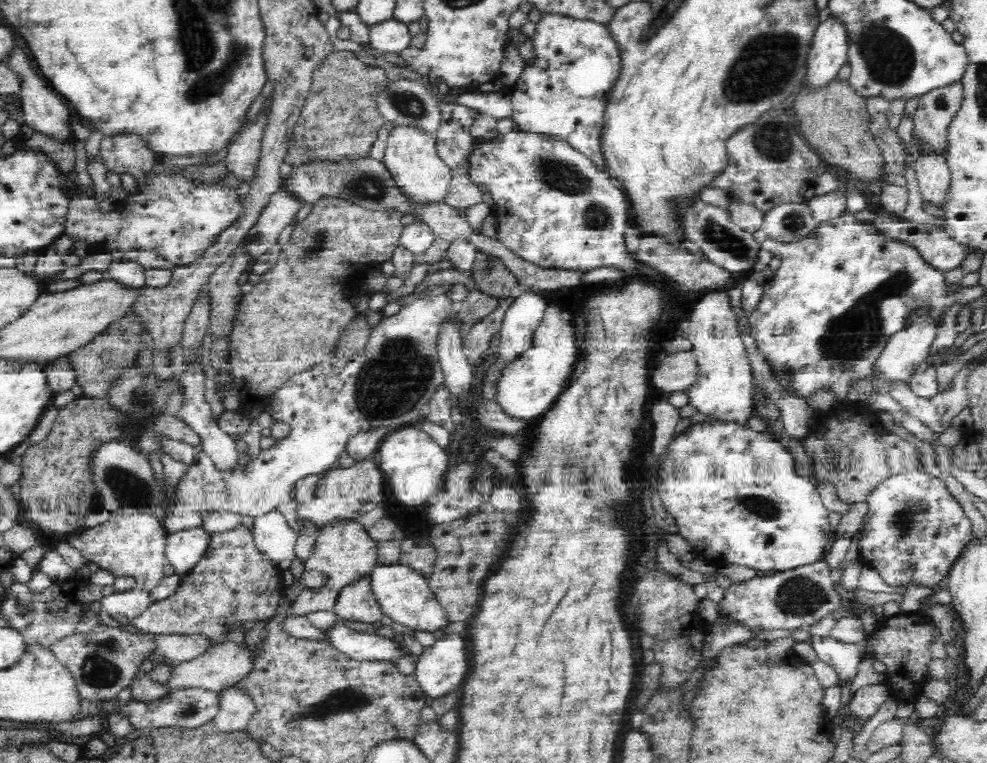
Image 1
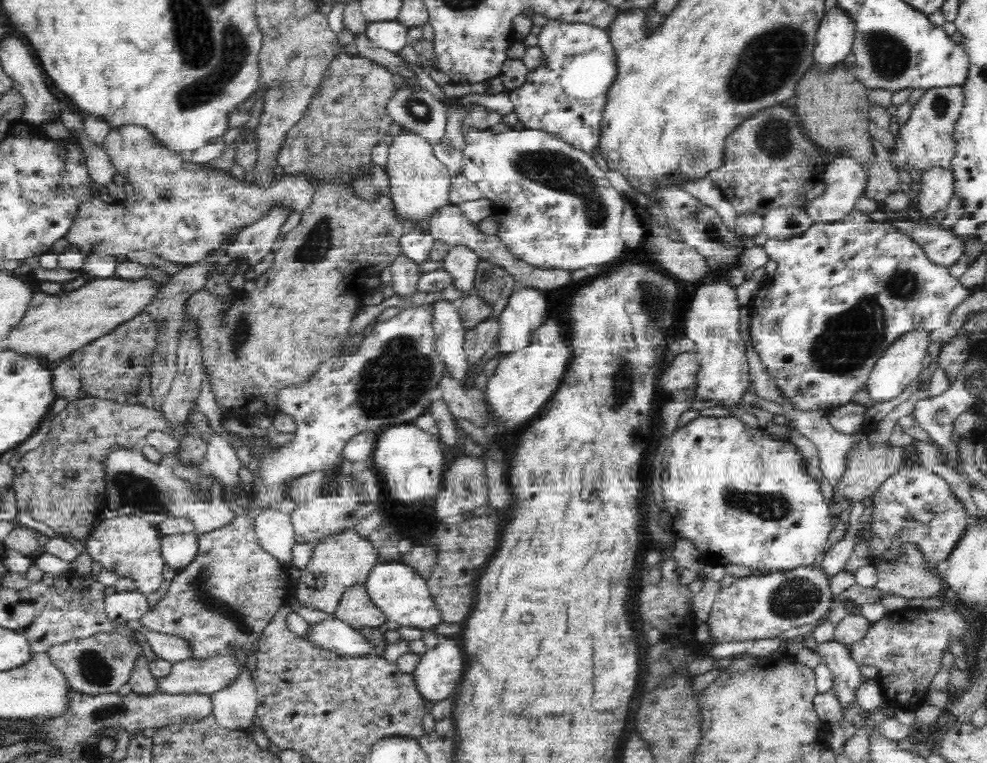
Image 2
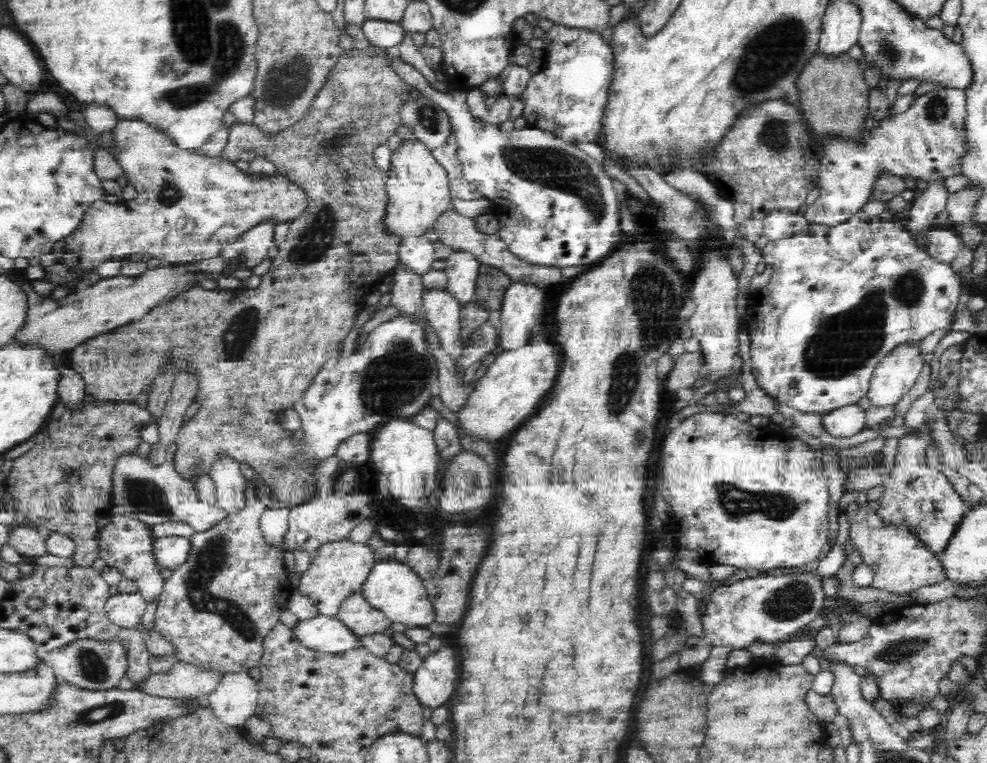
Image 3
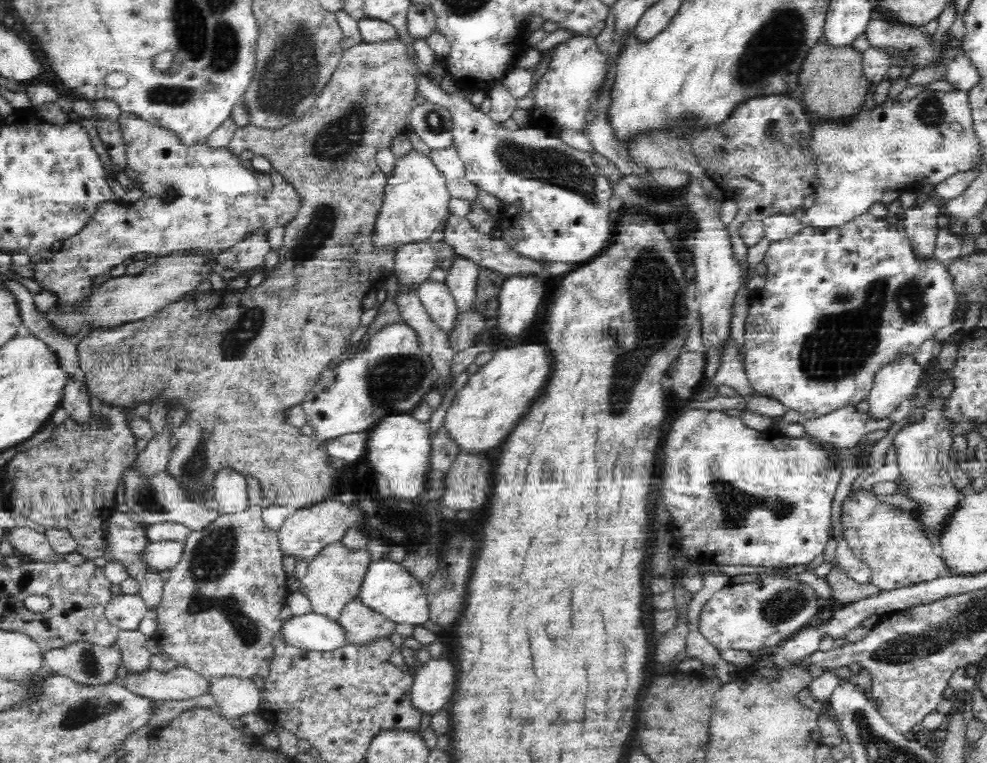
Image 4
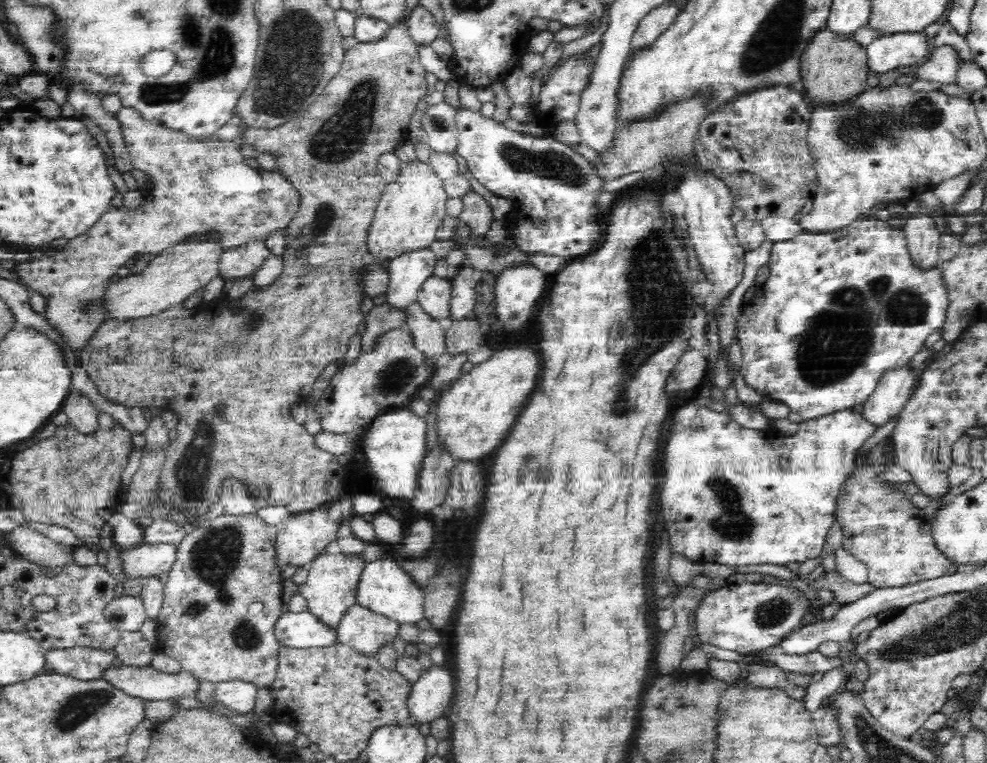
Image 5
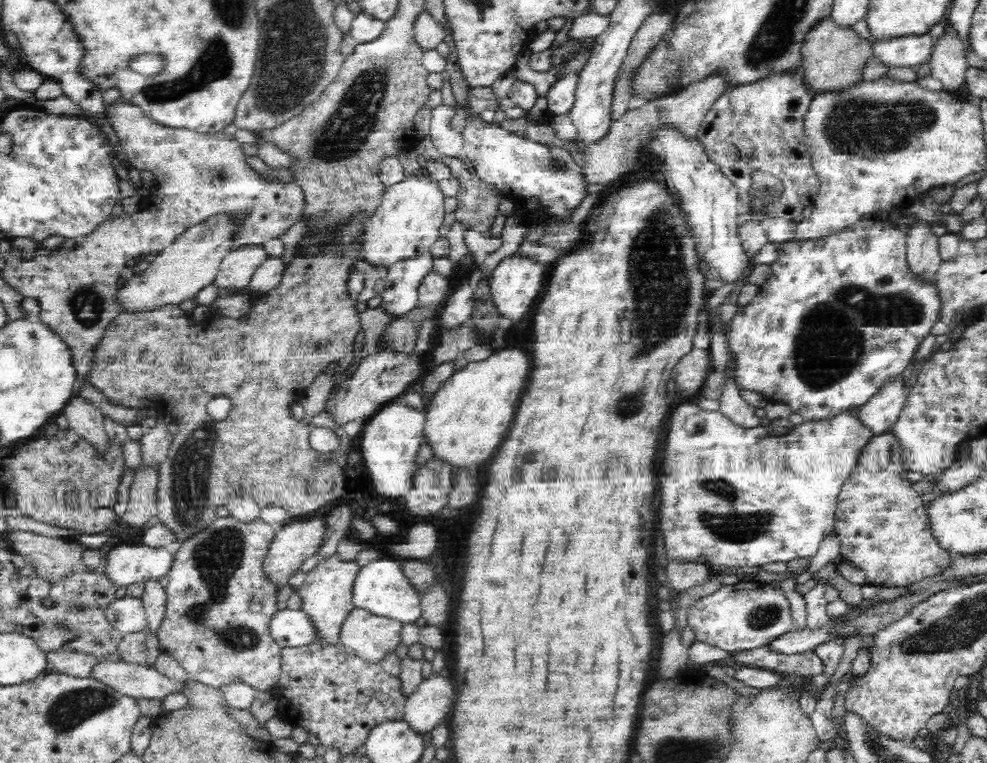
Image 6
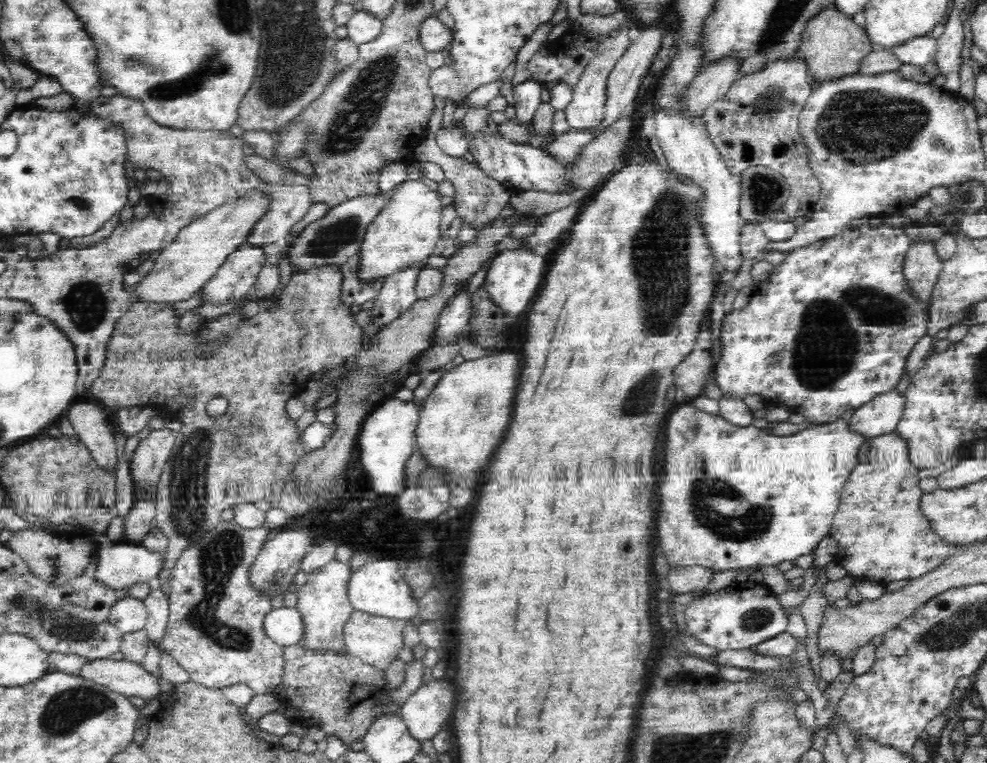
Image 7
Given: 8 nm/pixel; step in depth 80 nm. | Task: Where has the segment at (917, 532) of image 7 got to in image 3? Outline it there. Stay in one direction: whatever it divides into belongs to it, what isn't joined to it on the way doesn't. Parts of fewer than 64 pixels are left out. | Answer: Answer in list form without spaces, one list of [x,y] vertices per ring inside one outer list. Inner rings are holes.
[[[854,501],[848,504],[844,512],[850,522],[849,542],[860,548],[860,561],[869,566],[874,573],[872,588],[902,596],[946,581],[941,559],[932,556],[931,552],[928,552],[926,547],[903,526],[886,528],[879,522],[875,509],[870,509],[868,503],[862,505]]]

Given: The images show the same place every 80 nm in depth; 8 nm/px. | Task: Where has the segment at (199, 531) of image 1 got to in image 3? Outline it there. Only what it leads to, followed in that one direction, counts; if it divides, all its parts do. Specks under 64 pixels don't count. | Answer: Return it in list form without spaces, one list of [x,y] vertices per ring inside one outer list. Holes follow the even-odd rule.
[[[169,536],[155,539],[154,555],[163,568],[175,569],[182,566],[192,550],[191,537]]]

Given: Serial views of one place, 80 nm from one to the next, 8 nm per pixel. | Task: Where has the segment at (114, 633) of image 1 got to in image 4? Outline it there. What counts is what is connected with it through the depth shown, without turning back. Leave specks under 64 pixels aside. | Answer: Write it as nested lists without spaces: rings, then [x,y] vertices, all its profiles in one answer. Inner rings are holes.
[[[78,641],[67,644],[62,648],[45,652],[43,662],[54,675],[65,676],[81,686],[100,687],[115,683],[118,668],[122,666],[122,655],[115,644],[103,647],[89,642]]]

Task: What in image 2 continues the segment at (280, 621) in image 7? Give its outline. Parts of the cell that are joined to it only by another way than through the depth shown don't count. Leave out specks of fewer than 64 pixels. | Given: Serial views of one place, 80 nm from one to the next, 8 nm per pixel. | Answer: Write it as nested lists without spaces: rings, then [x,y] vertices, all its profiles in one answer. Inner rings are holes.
[[[336,618],[310,625],[305,636],[318,646],[346,657],[383,657],[386,652],[386,649],[381,649],[381,642],[374,644],[366,638],[363,631]]]

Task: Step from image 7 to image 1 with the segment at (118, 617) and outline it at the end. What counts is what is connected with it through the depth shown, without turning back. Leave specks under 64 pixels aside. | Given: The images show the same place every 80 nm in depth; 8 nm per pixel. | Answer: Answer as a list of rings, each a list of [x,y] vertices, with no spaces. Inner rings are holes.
[[[138,587],[129,591],[114,592],[100,601],[101,611],[107,612],[110,616],[120,615],[130,619],[142,614],[153,603],[150,593]]]

